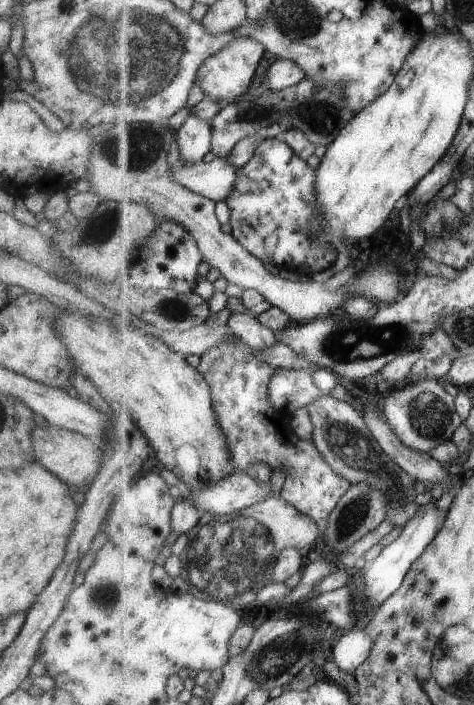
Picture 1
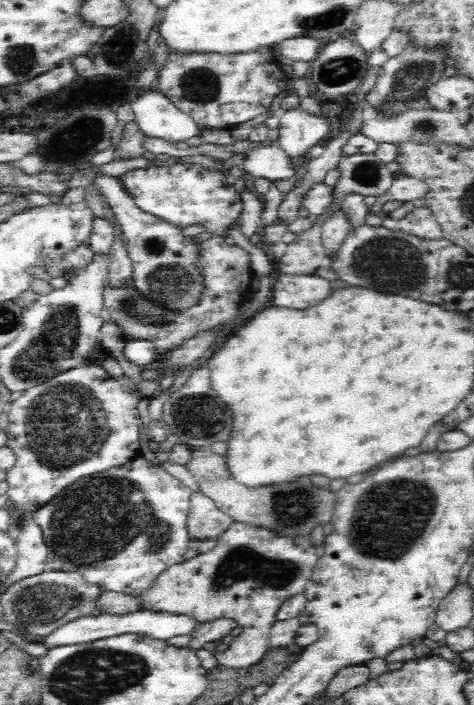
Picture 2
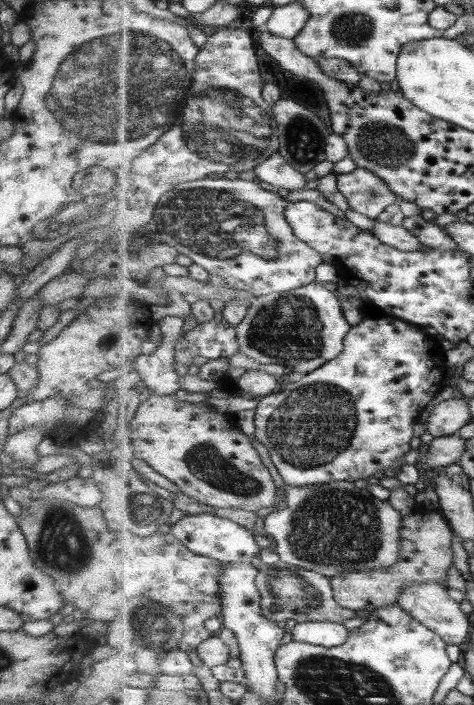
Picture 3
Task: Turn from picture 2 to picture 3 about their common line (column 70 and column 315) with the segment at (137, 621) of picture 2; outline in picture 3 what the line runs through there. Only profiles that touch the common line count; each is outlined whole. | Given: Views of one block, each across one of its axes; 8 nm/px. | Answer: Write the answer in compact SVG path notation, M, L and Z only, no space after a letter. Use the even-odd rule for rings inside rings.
M333 622L297 623L288 633L290 640L327 648L343 644L351 634L344 624Z

